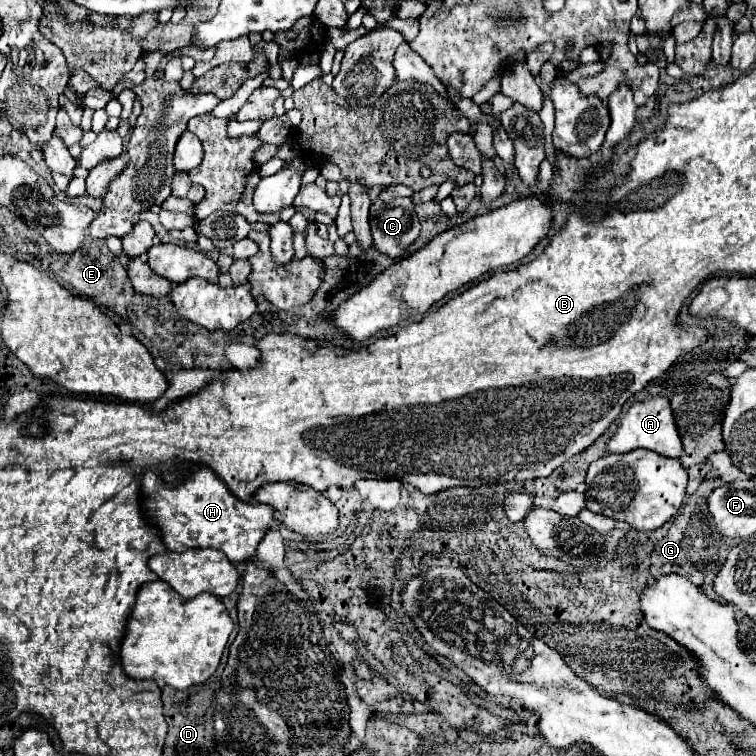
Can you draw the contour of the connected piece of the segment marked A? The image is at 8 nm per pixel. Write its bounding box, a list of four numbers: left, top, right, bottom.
[608,397,682,457]

